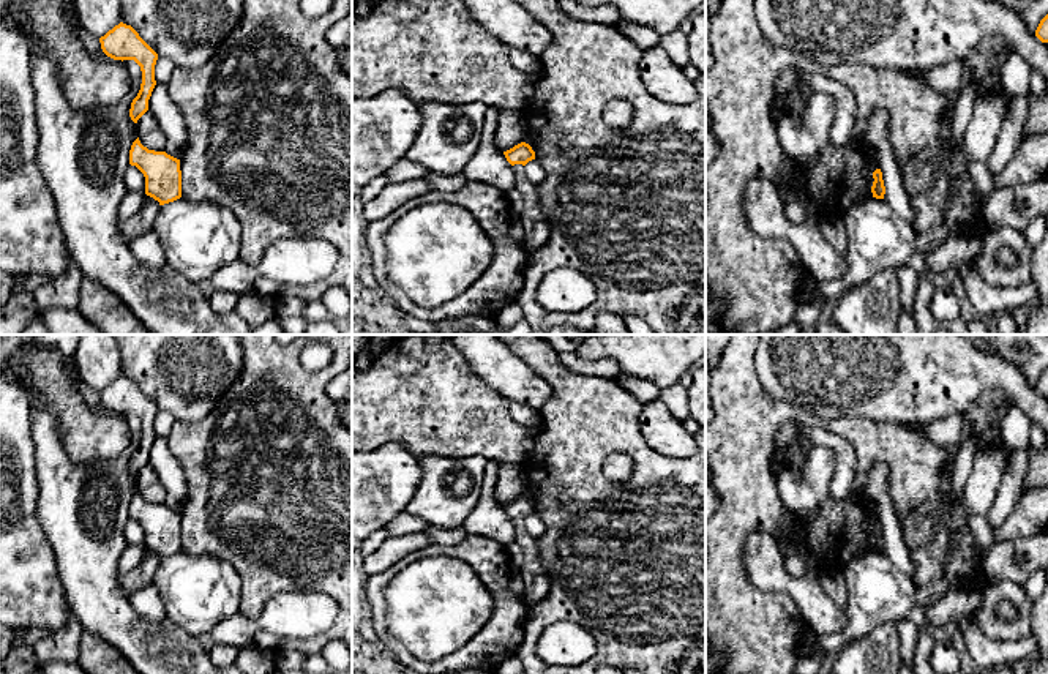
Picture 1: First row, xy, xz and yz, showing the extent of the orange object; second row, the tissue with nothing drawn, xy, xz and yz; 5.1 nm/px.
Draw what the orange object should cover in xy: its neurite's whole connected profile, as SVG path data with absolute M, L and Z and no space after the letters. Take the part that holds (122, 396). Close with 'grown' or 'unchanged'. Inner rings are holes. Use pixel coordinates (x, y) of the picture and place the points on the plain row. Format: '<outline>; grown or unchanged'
M123 376L99 391L103 406L114 414L134 414L142 425L142 437L137 450L131 456L129 470L134 477L148 464L148 453L156 439L155 418L158 407L139 390L139 387Z; unchanged

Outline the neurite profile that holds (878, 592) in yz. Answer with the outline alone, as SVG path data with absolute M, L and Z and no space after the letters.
M859 551L844 567L848 625L832 635L816 635L807 658L819 650L830 661L848 642L873 628L906 619L915 608L919 584L898 570L884 552Z

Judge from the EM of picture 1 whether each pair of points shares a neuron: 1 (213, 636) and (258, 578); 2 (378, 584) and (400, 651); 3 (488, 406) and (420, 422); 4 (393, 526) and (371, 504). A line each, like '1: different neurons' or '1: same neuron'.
1: different neurons
2: same neuron
3: same neuron
4: different neurons

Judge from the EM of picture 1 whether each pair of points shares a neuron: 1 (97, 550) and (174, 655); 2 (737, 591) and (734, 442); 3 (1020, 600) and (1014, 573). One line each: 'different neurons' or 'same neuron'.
1: same neuron
2: same neuron
3: different neurons

